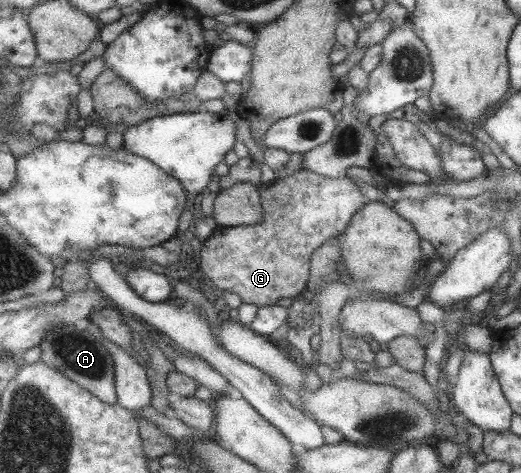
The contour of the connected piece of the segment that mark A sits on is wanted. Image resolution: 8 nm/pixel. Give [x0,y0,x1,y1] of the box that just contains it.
[39,325,117,405]

